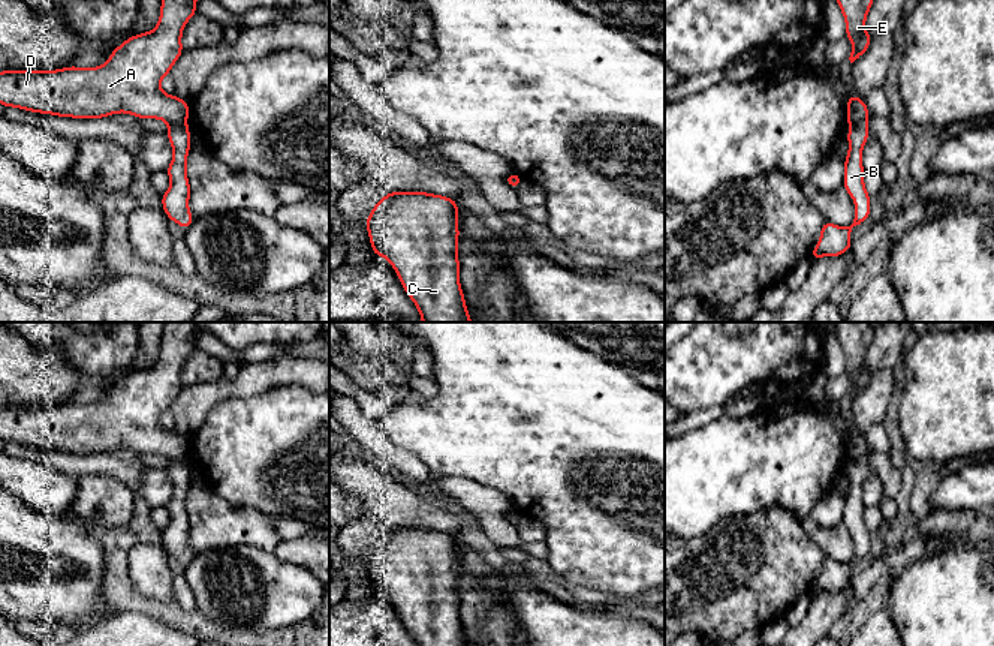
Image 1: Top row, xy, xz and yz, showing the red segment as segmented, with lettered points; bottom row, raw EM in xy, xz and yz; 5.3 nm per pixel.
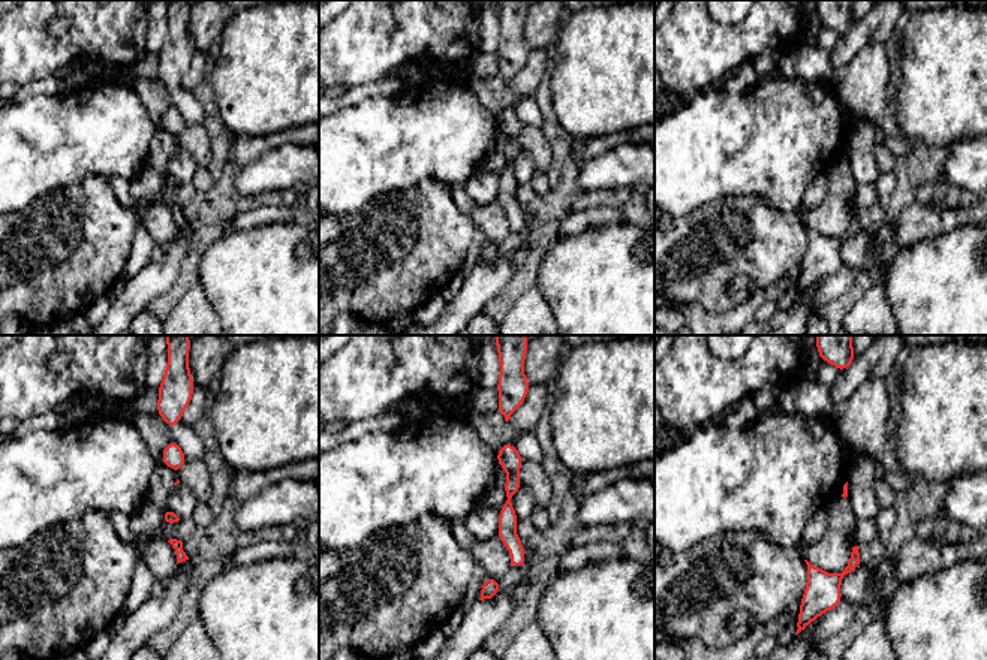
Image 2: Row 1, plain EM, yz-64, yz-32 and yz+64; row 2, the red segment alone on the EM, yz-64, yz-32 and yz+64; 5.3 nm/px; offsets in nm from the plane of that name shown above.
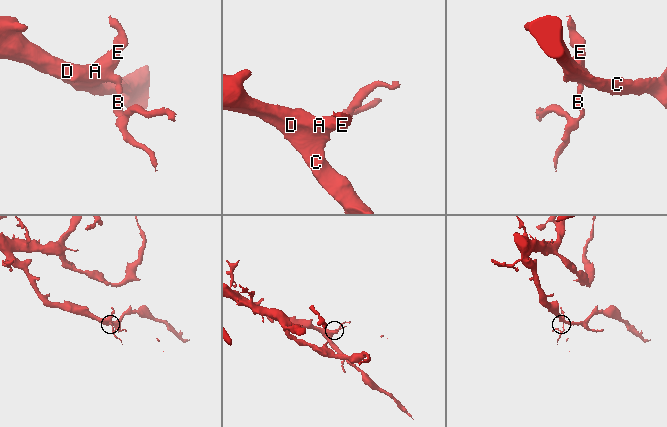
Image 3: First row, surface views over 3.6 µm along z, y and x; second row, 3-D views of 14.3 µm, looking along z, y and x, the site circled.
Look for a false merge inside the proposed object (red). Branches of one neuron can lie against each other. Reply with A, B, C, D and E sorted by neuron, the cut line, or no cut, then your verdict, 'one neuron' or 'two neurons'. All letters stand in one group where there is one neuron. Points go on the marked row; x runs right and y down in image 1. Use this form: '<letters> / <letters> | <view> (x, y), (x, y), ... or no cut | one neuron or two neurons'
A C D E / B | yz (866, 122), (849, 125) | two neurons

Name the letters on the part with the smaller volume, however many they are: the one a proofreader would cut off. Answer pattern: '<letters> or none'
B

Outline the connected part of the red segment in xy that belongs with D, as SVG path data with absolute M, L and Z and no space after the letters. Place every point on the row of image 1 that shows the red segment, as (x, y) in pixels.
M162 0L156 28L126 39L100 67L3 70L0 103L58 117L127 112L168 124L184 123L189 103L163 93L160 79L183 54L183 28L195 13L196 0Z

